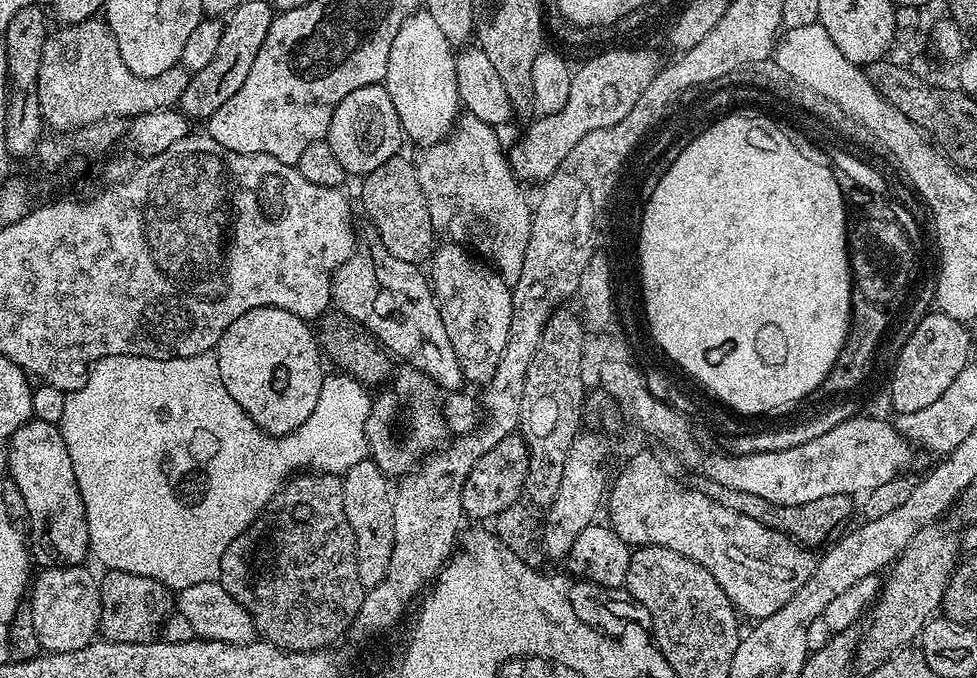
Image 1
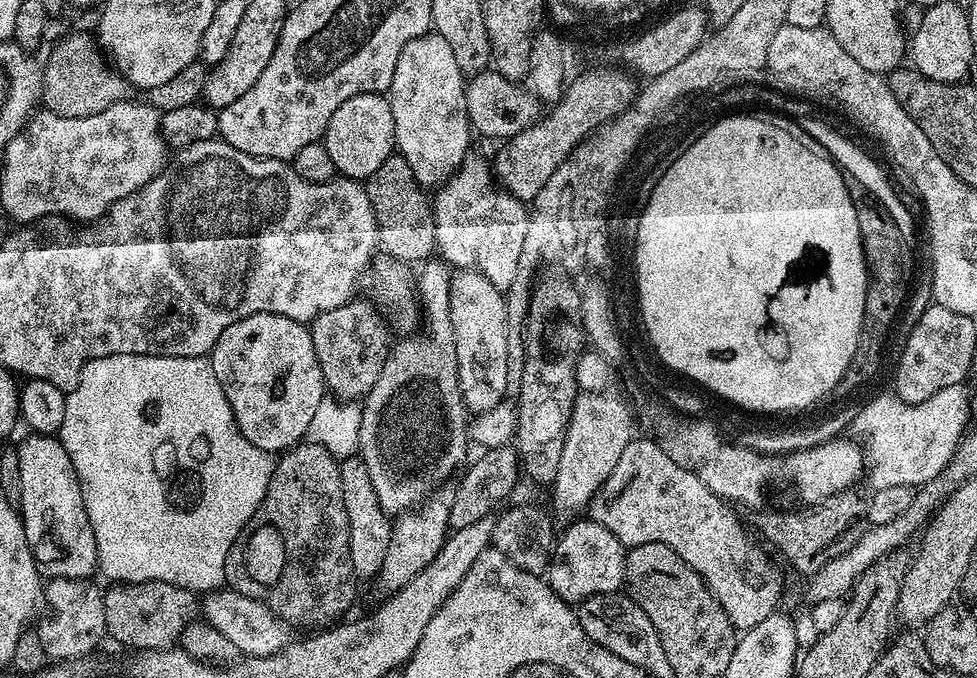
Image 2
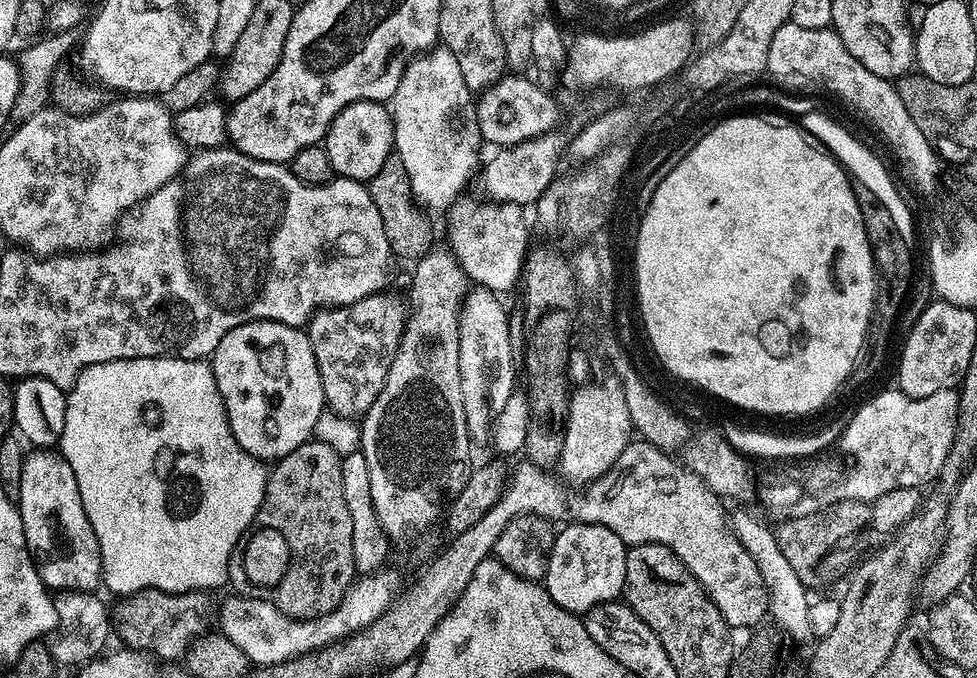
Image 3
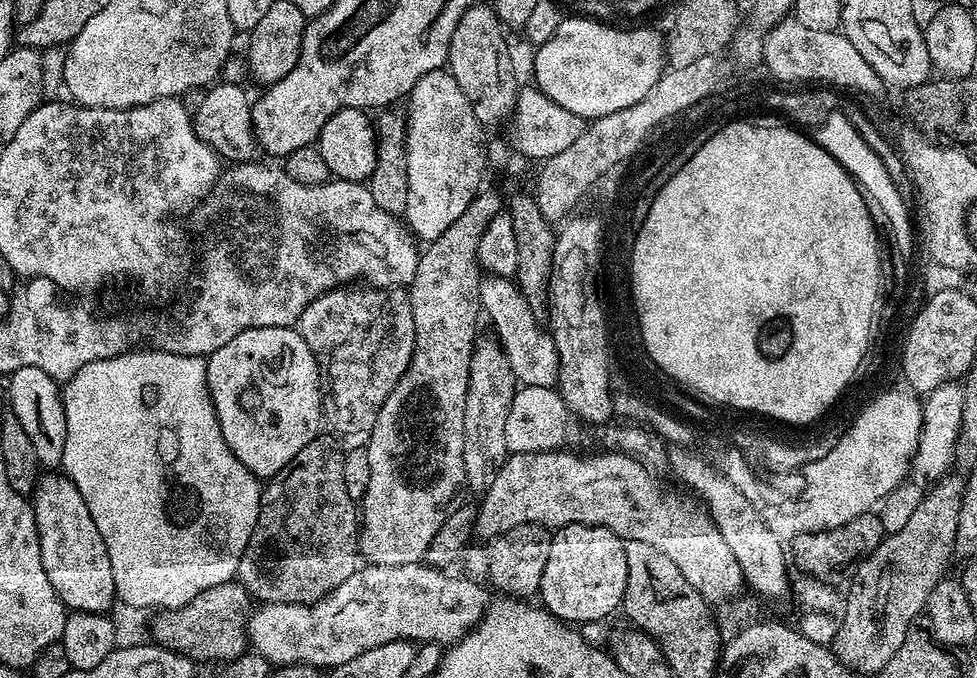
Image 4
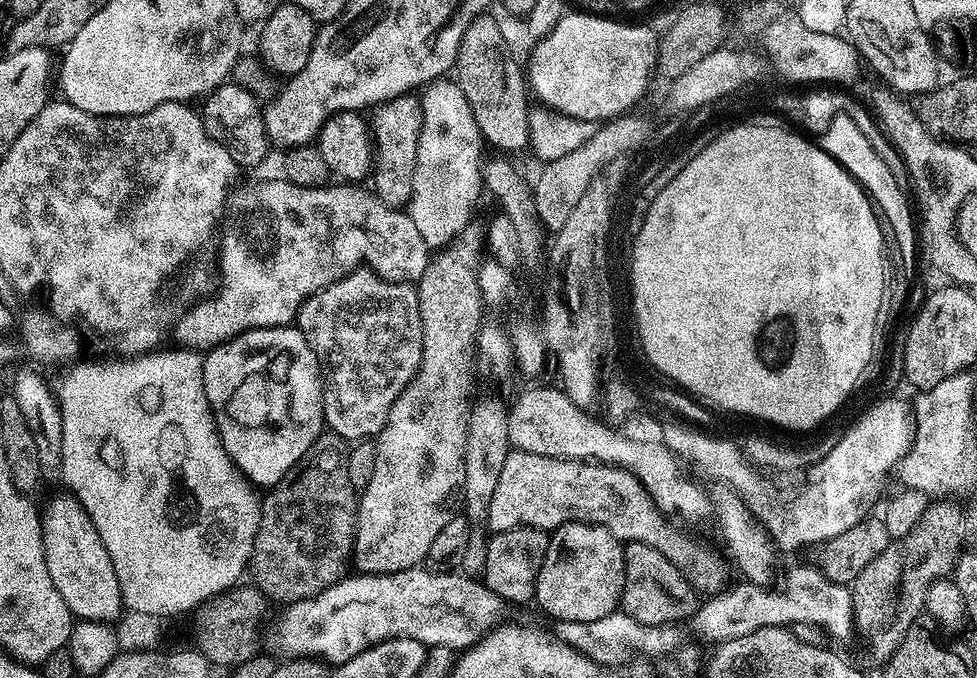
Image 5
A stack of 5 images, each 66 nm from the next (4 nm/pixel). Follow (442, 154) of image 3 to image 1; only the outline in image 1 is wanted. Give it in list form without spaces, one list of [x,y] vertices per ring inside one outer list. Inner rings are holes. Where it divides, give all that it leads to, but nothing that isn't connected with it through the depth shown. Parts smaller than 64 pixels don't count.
[[[417,10],[407,16],[398,34],[394,34],[394,46],[390,46],[390,62],[386,62],[383,86],[390,94],[390,102],[394,102],[394,110],[398,110],[405,137],[409,141],[412,139],[416,146],[437,144],[457,123],[462,105],[455,74],[456,57],[452,48],[453,45],[446,38],[446,34],[442,34],[442,29],[432,23],[432,13],[427,10]]]

